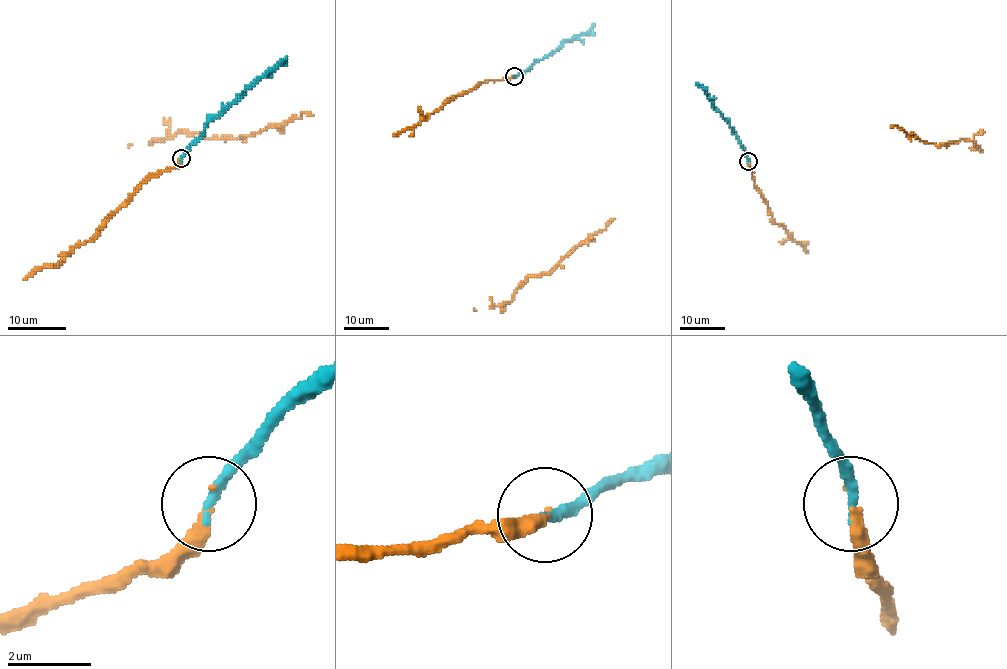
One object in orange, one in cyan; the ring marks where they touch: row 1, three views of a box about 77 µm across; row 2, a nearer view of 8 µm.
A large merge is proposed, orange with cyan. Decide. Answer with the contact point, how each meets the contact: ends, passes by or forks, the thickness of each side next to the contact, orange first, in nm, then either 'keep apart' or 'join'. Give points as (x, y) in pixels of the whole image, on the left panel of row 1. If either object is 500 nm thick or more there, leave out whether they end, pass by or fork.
(181, 158) | orange ends | cyan ends | 320/260 nm | join

